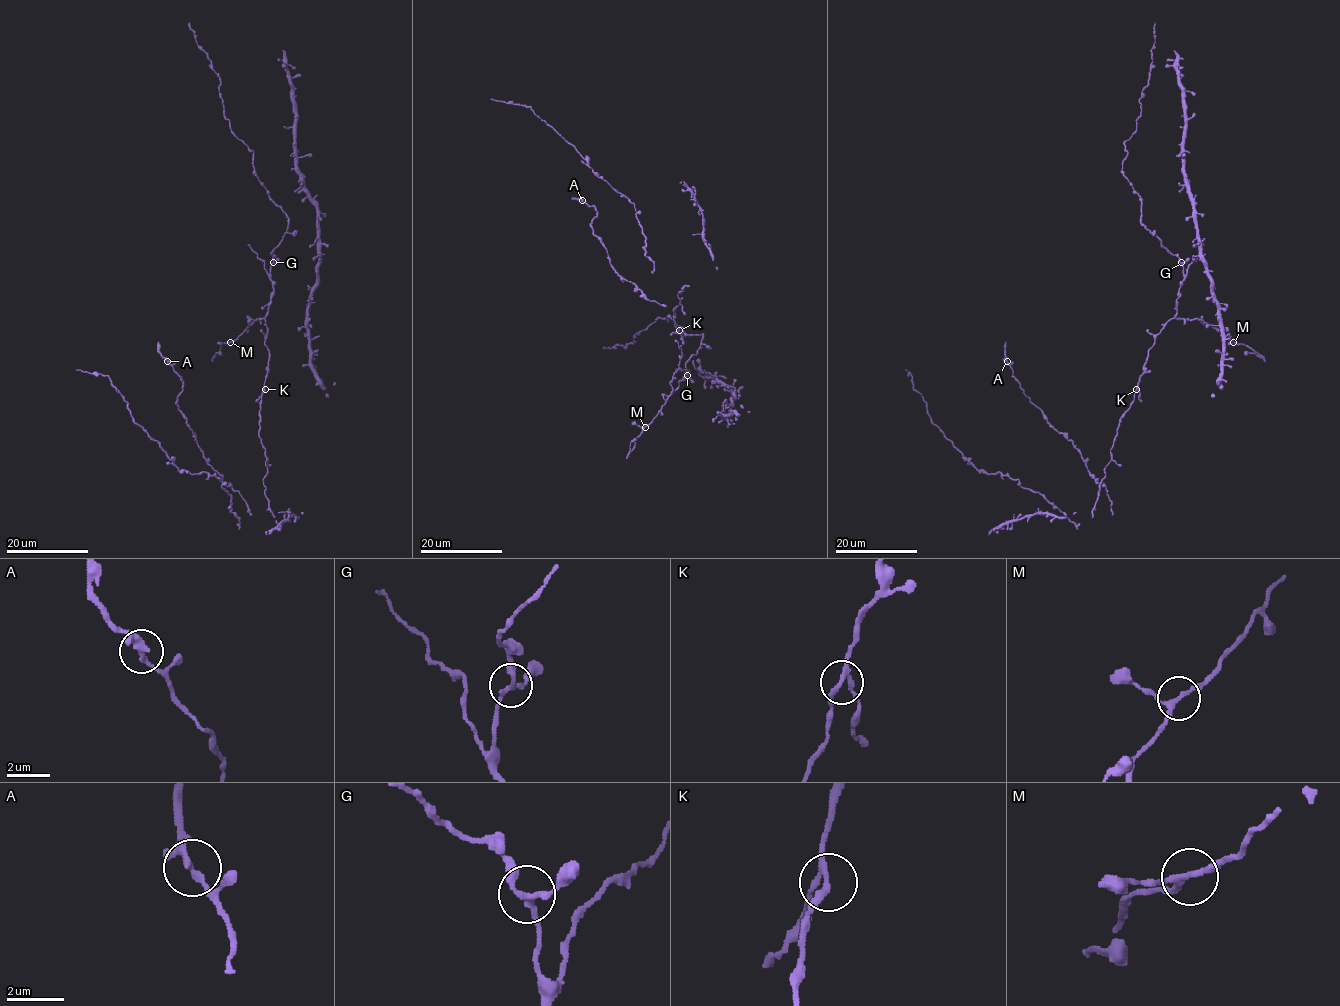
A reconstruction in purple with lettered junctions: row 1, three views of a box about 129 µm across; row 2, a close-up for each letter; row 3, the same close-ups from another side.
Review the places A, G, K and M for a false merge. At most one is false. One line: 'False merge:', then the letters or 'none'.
False merge: A

